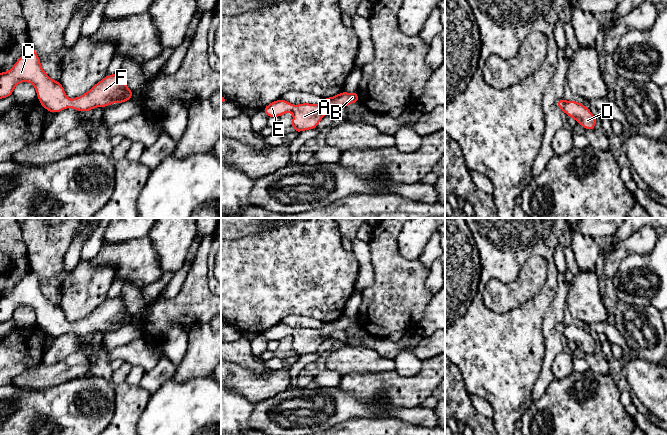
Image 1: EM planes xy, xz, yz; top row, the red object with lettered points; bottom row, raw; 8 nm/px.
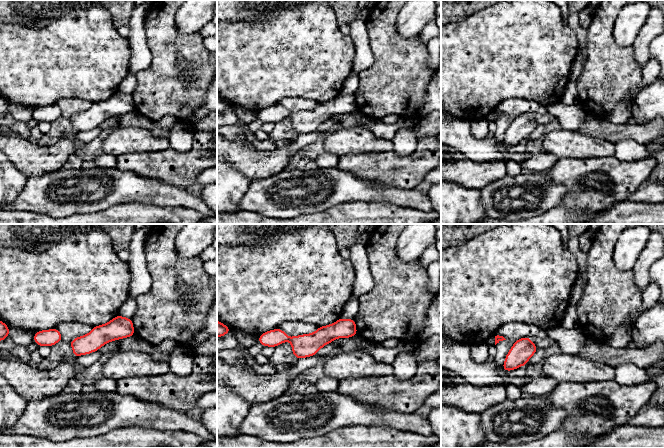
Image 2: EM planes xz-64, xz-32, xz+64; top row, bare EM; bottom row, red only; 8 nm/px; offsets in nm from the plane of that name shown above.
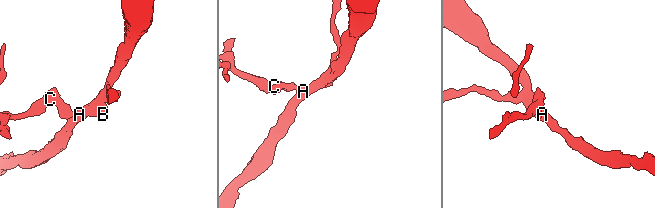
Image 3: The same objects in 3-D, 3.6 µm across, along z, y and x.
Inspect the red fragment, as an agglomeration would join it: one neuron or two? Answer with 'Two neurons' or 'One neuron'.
One neuron

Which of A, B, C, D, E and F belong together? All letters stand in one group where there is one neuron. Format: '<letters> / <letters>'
A B C D E F

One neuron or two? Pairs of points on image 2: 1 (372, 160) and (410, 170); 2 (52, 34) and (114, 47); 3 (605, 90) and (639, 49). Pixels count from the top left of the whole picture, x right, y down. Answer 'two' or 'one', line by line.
1: one
2: one
3: two

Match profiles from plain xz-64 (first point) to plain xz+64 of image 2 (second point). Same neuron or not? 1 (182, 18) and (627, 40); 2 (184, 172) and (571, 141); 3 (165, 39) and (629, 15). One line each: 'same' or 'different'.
1: same
2: different
3: different

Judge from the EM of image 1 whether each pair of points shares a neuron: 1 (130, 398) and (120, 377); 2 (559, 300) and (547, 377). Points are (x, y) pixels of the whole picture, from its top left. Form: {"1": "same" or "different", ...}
{"1": "different", "2": "same"}

